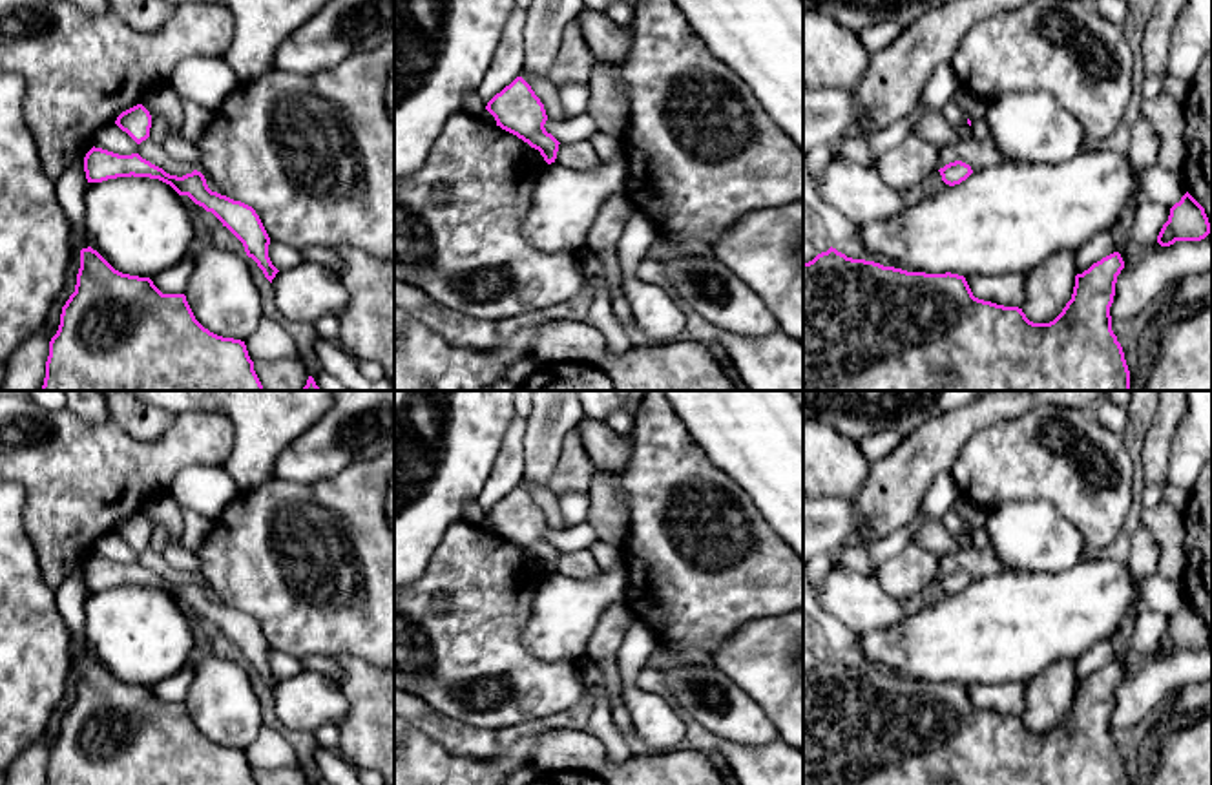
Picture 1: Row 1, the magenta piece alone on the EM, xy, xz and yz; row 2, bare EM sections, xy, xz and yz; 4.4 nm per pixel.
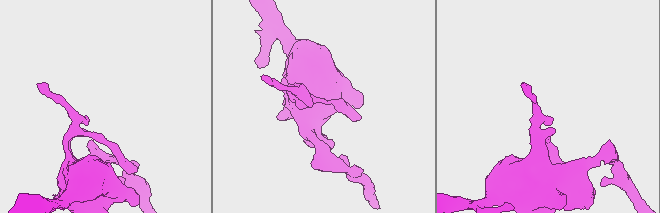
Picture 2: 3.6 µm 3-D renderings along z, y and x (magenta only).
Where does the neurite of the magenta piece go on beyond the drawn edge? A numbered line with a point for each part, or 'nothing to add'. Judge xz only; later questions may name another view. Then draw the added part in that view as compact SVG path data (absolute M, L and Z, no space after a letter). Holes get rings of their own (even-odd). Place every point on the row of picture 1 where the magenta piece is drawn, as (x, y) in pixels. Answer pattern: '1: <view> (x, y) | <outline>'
nothing to add

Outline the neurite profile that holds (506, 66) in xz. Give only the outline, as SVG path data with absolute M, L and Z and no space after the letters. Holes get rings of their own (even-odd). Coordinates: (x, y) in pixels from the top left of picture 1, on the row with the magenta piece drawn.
M515 5L507 16L500 53L491 62L476 89L486 106L496 93L520 77L526 18L528 11L520 5Z

